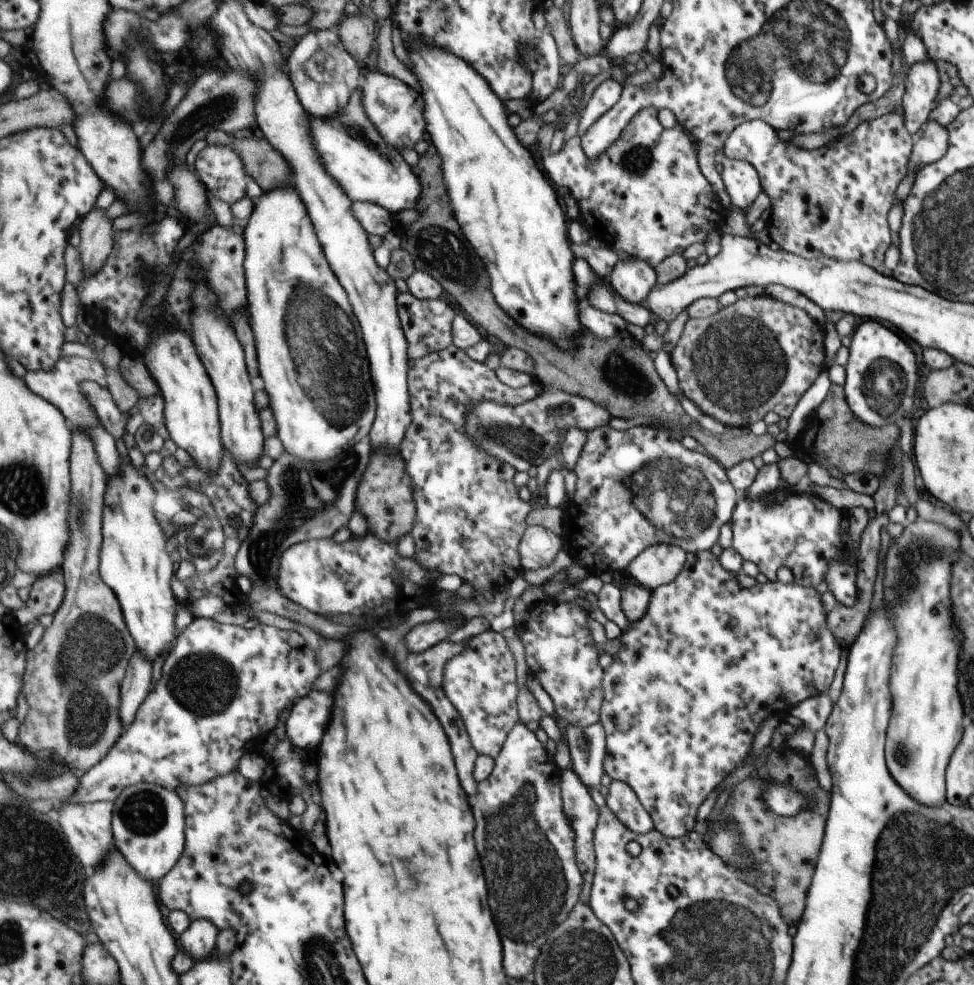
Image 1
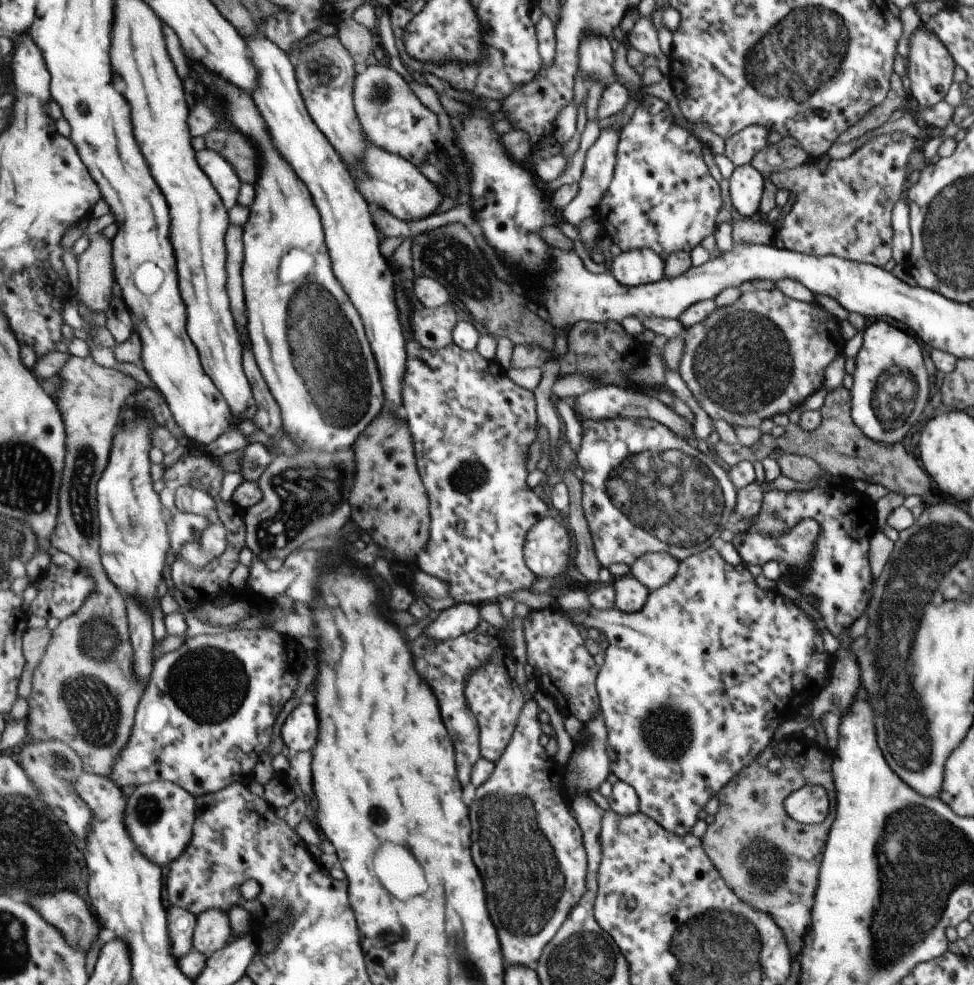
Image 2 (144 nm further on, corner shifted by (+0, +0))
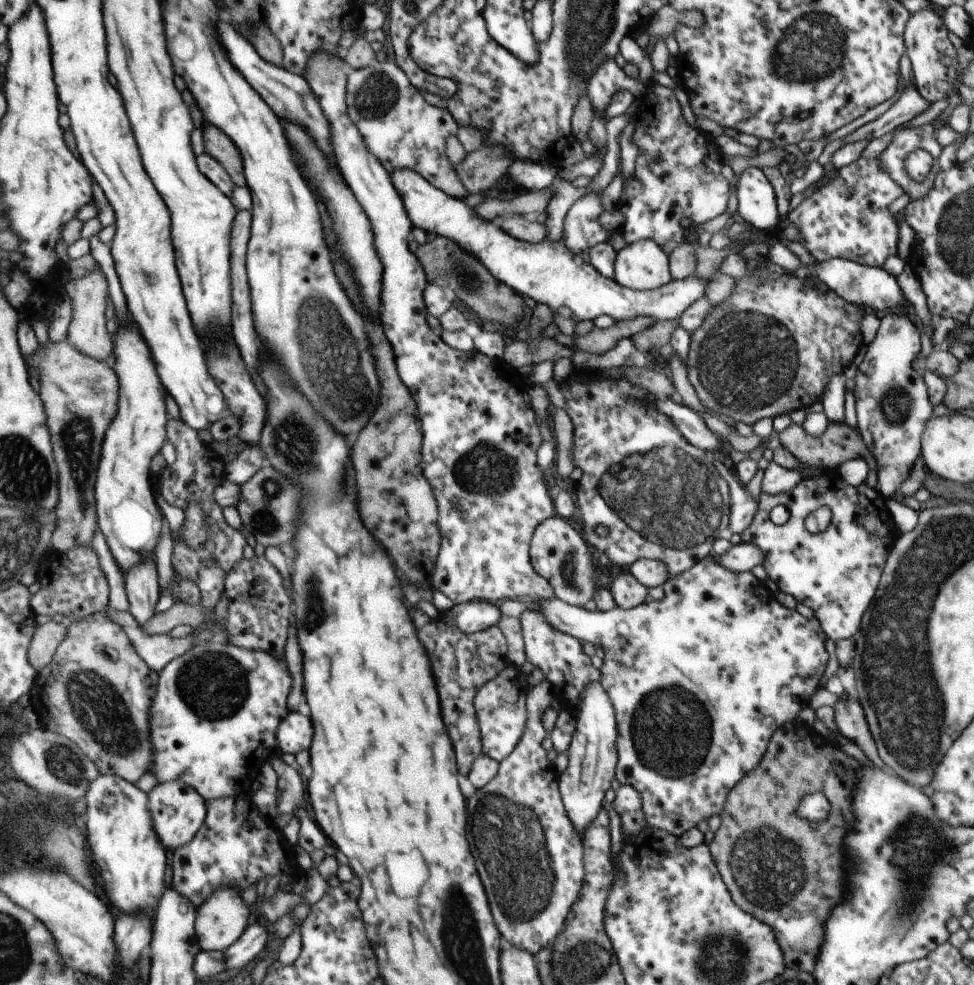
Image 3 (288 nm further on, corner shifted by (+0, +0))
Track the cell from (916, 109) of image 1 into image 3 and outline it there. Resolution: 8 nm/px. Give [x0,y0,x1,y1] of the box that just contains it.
[905,6,957,104]

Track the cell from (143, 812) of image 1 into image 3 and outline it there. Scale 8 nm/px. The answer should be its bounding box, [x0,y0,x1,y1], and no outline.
[149,782,209,850]

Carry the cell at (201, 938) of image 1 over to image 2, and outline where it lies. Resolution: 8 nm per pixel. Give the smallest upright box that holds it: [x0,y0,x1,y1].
[195,908,231,958]

